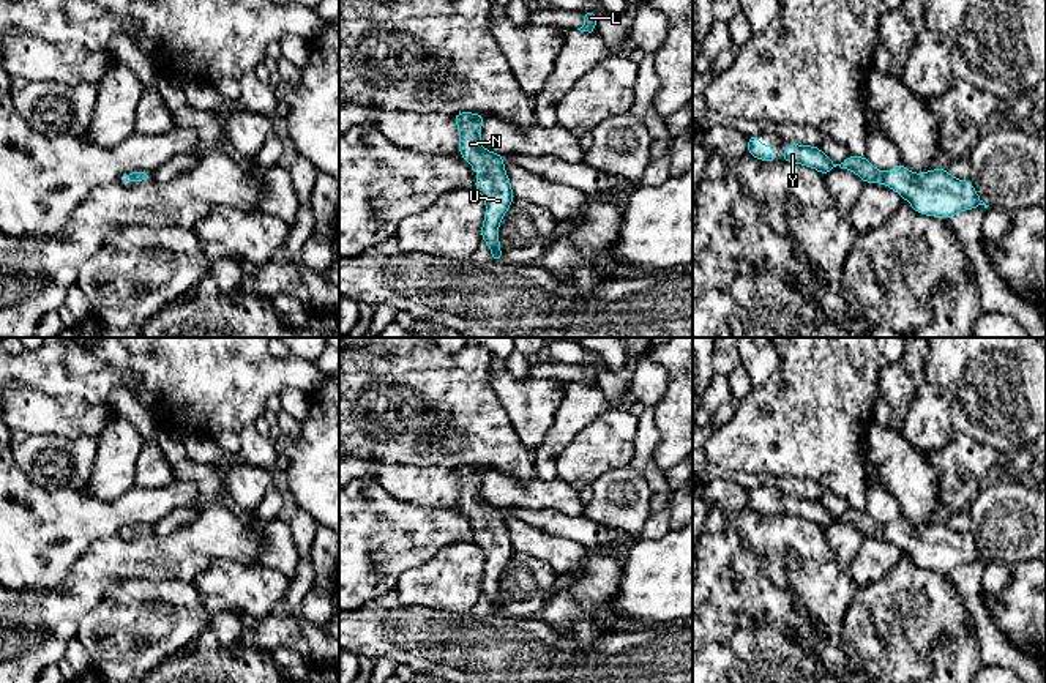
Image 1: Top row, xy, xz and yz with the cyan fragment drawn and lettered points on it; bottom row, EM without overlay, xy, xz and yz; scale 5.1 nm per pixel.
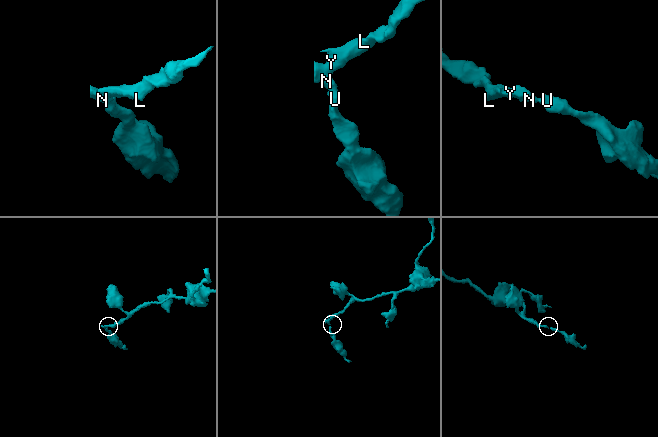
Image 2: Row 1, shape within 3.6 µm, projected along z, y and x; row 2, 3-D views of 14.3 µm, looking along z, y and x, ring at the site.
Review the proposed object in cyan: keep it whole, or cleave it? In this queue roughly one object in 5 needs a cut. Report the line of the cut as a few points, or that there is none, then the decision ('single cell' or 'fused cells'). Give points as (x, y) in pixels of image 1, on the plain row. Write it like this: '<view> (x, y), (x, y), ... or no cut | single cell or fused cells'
no cut | single cell

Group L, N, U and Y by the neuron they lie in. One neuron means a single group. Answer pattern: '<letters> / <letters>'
L N U Y

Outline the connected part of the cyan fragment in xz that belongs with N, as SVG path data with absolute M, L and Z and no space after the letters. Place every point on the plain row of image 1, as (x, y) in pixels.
M461 465L451 470L459 483L459 508L480 528L475 543L486 555L481 593L491 603L494 615L503 615L499 596L499 577L508 565L514 549L505 527L503 508L484 503L480 495L481 478L486 468Z

